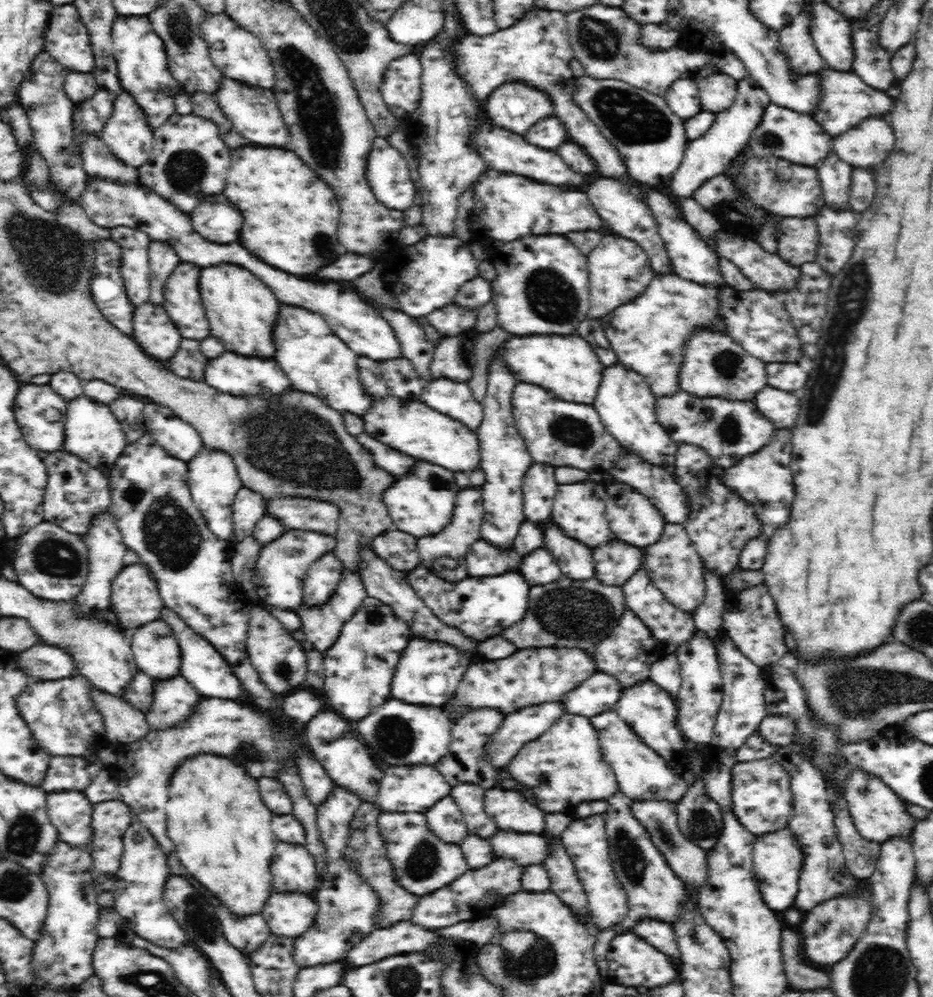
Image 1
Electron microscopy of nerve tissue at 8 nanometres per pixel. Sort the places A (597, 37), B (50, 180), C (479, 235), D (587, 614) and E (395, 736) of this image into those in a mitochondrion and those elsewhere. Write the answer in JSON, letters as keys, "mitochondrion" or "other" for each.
{"A":"mitochondrion","B":"other","C":"other","D":"mitochondrion","E":"mitochondrion"}

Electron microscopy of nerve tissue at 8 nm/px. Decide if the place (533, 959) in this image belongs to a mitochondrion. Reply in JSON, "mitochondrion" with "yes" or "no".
{"mitochondrion":"yes"}

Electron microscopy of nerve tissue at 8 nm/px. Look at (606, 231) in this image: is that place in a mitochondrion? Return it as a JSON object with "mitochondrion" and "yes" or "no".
{"mitochondrion":"no"}

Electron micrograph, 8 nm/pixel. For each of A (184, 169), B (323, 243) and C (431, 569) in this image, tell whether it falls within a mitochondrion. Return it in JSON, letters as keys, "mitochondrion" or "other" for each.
{"A":"mitochondrion","B":"mitochondrion","C":"other"}

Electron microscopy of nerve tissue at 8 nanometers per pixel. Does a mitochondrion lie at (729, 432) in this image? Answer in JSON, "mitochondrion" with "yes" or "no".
{"mitochondrion":"yes"}

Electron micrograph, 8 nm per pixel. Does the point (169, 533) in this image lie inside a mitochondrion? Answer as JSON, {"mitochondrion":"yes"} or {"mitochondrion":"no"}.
{"mitochondrion":"yes"}

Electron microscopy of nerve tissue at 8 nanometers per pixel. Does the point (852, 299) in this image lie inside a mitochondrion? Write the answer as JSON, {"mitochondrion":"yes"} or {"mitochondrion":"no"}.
{"mitochondrion":"yes"}

